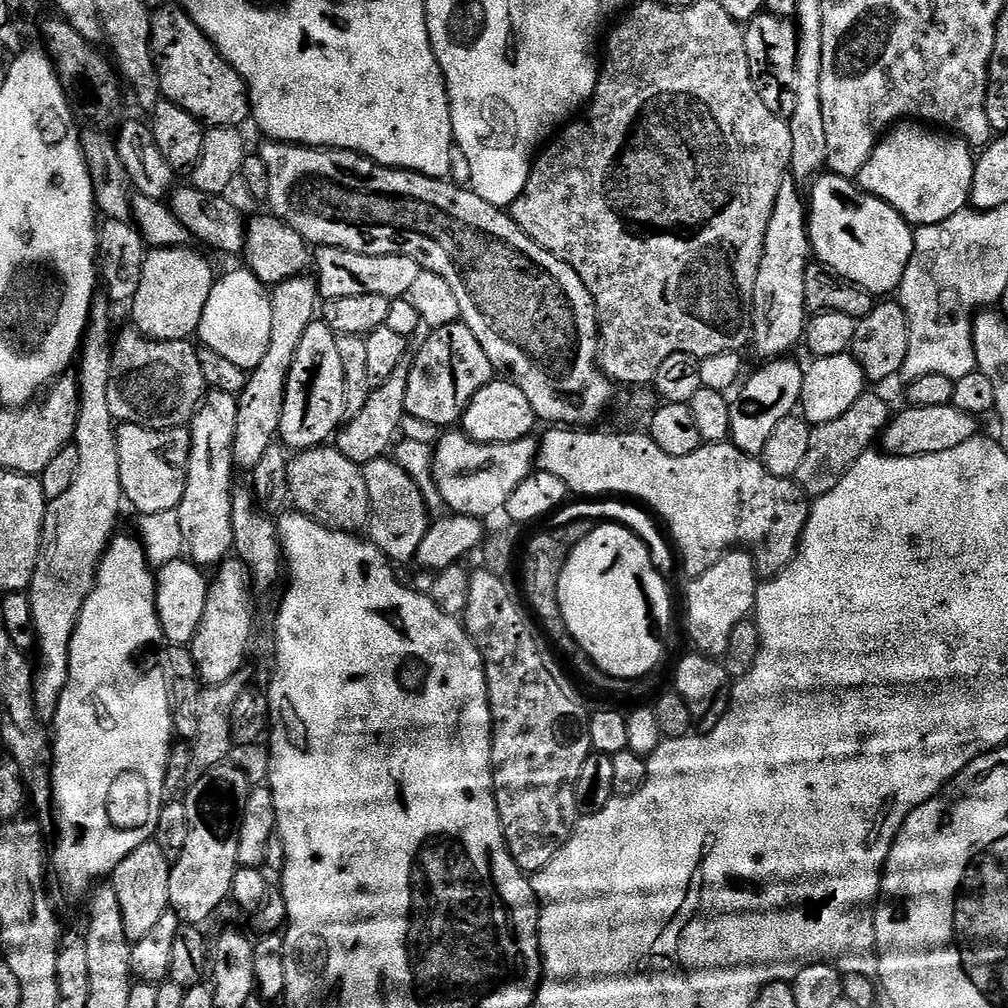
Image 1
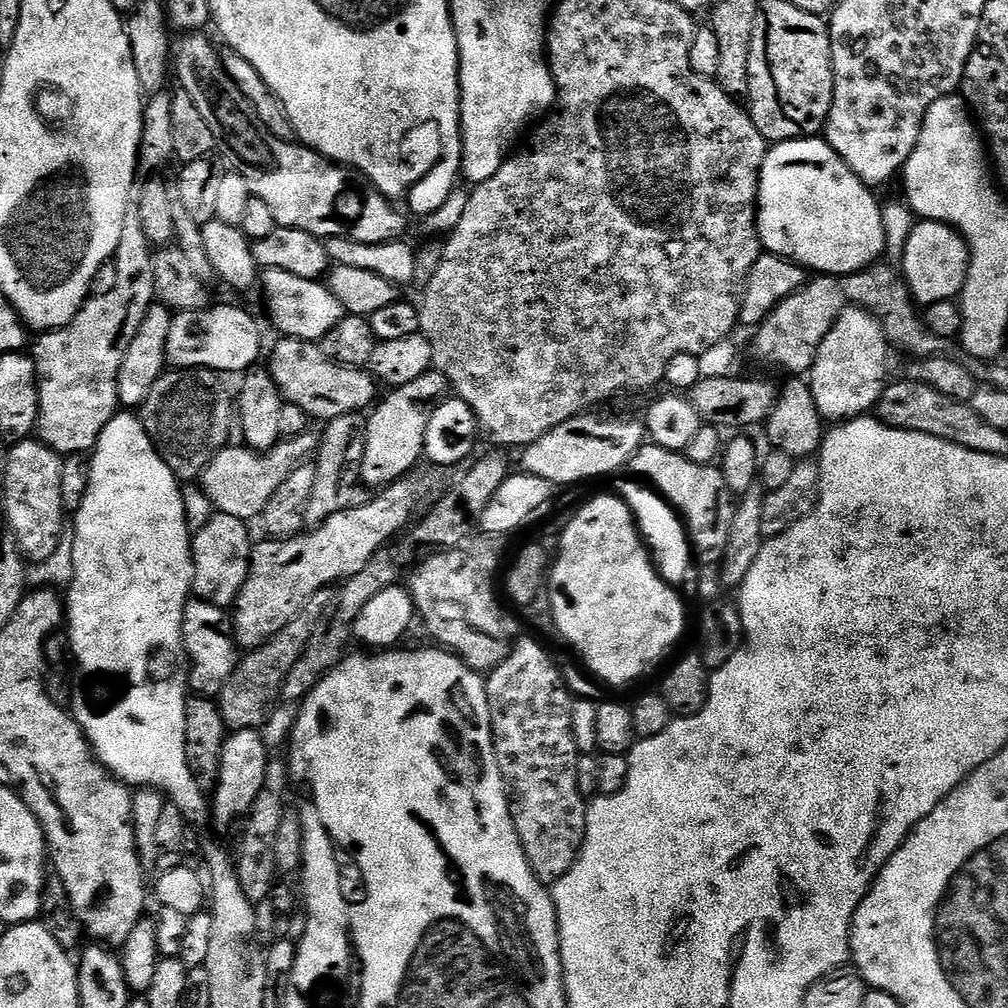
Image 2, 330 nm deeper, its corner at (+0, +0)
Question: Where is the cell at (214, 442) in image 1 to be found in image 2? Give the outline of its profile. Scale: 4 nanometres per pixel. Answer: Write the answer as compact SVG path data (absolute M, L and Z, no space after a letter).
M216 514L213 515L210 522L206 522L206 526L202 526L202 530L194 533L192 538L192 565L196 569L194 570L194 578L192 579L192 592L195 599L205 600L225 610L231 609L235 605L238 594L248 577L250 562L252 561L254 540L248 537L248 528L249 525L245 521L233 516Z

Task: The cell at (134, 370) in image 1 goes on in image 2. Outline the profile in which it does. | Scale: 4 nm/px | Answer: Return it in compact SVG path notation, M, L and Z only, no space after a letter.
M207 368L165 370L150 386L146 402L138 409L138 419L152 440L157 454L181 482L199 481L208 464L234 436L234 400L216 381L217 373Z

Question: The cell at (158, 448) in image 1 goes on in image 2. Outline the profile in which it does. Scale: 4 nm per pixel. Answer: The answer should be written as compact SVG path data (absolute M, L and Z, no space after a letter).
M306 431L292 439L281 439L267 454L254 452L247 446L224 448L209 462L198 483L217 513L245 522L259 521L266 510L266 502L274 498L278 486L282 486L294 470L305 467L315 457L318 440L312 435L311 431Z

